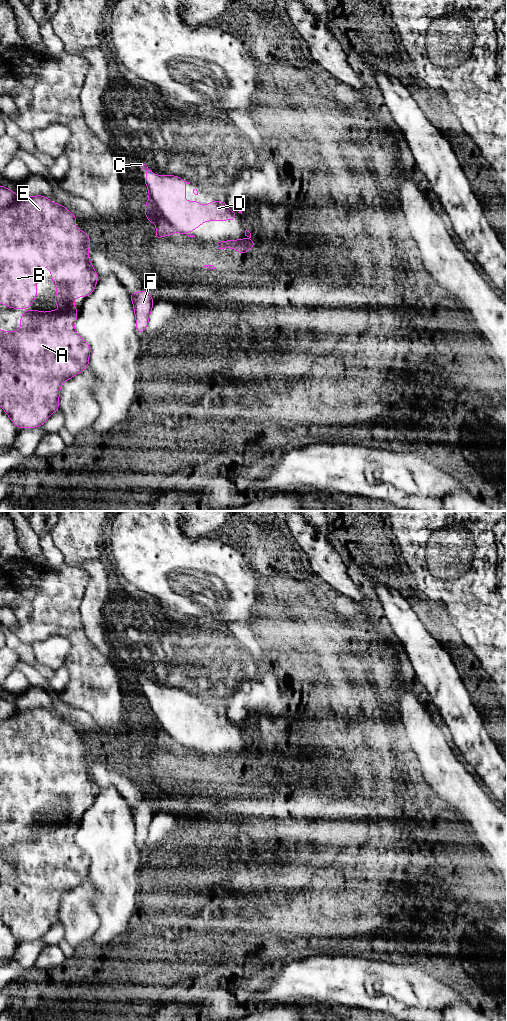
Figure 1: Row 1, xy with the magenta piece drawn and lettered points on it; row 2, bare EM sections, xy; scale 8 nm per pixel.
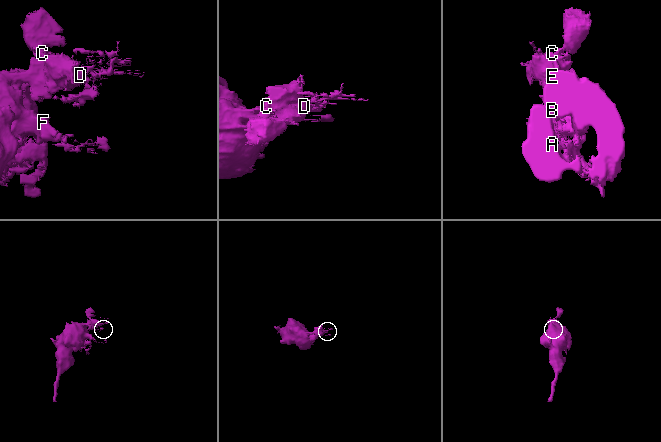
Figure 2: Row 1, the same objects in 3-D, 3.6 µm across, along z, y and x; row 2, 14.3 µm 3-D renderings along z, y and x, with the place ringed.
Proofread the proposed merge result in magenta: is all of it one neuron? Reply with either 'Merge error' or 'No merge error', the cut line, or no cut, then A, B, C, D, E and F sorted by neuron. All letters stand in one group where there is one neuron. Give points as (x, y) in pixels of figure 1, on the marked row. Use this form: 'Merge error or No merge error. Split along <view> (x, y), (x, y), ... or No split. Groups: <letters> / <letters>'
Merge error. Split along xy (149, 194), (161, 214), (184, 234). Groups: A B E F / C D

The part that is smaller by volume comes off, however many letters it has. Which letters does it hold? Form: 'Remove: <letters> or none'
Remove: C, D

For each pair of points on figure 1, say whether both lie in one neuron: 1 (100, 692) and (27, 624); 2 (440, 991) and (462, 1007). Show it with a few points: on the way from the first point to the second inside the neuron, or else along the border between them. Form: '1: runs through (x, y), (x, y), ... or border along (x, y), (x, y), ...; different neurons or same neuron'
1: runs through (88, 667), (80, 643), (61, 624), (52, 624); same neuron
2: border along (465, 1000), (459, 1000), (440, 1010); different neurons

